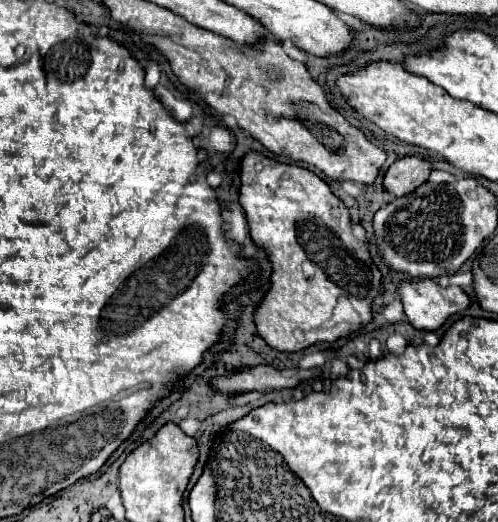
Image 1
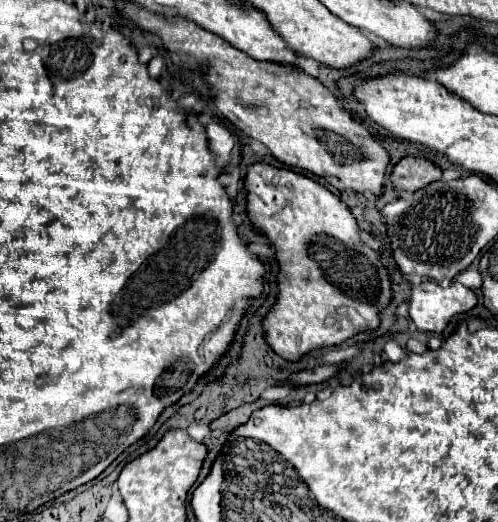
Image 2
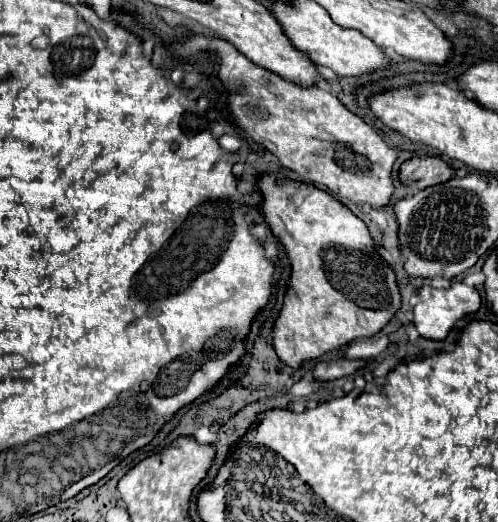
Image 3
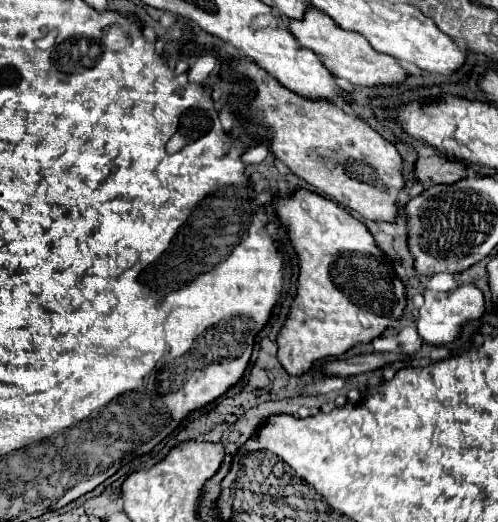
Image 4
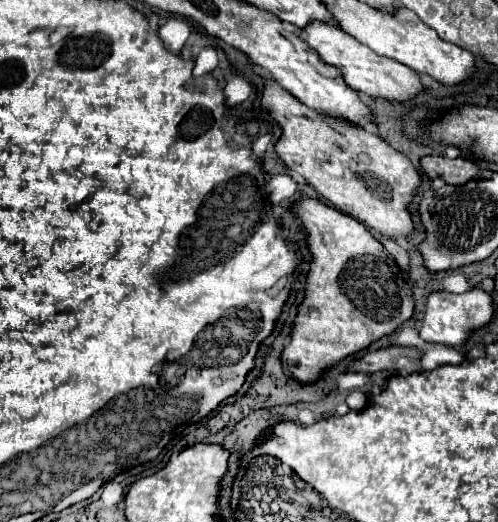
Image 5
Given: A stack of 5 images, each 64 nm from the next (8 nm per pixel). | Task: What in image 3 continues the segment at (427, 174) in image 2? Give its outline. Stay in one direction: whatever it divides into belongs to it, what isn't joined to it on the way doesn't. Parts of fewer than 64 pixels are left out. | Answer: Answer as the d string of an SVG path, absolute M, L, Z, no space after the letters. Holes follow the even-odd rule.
M410 158L398 170L400 182L408 188L436 186L436 184L448 182L452 176L454 176L454 170L448 164L444 164L440 158Z

